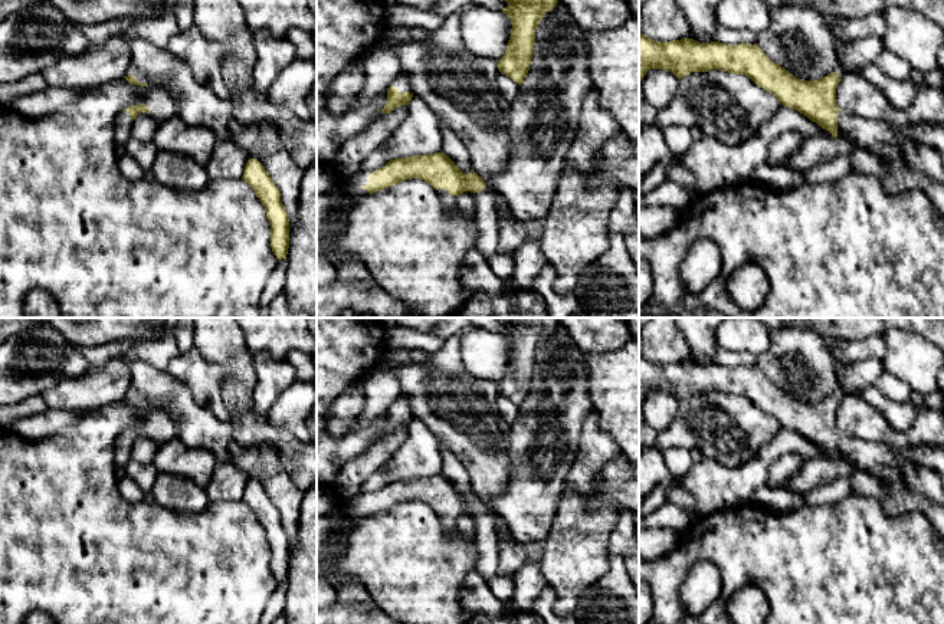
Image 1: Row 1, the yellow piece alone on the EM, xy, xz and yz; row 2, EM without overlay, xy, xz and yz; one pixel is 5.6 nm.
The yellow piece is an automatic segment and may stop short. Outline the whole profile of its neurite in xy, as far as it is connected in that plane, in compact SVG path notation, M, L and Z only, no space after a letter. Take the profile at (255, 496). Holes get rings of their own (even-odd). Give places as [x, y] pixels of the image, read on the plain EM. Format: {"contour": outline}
{"contour": "M249 480L242 500L253 510L263 526L271 548L271 569L278 582L286 581L289 571L289 541L281 523L278 509L268 493L255 480Z"}

